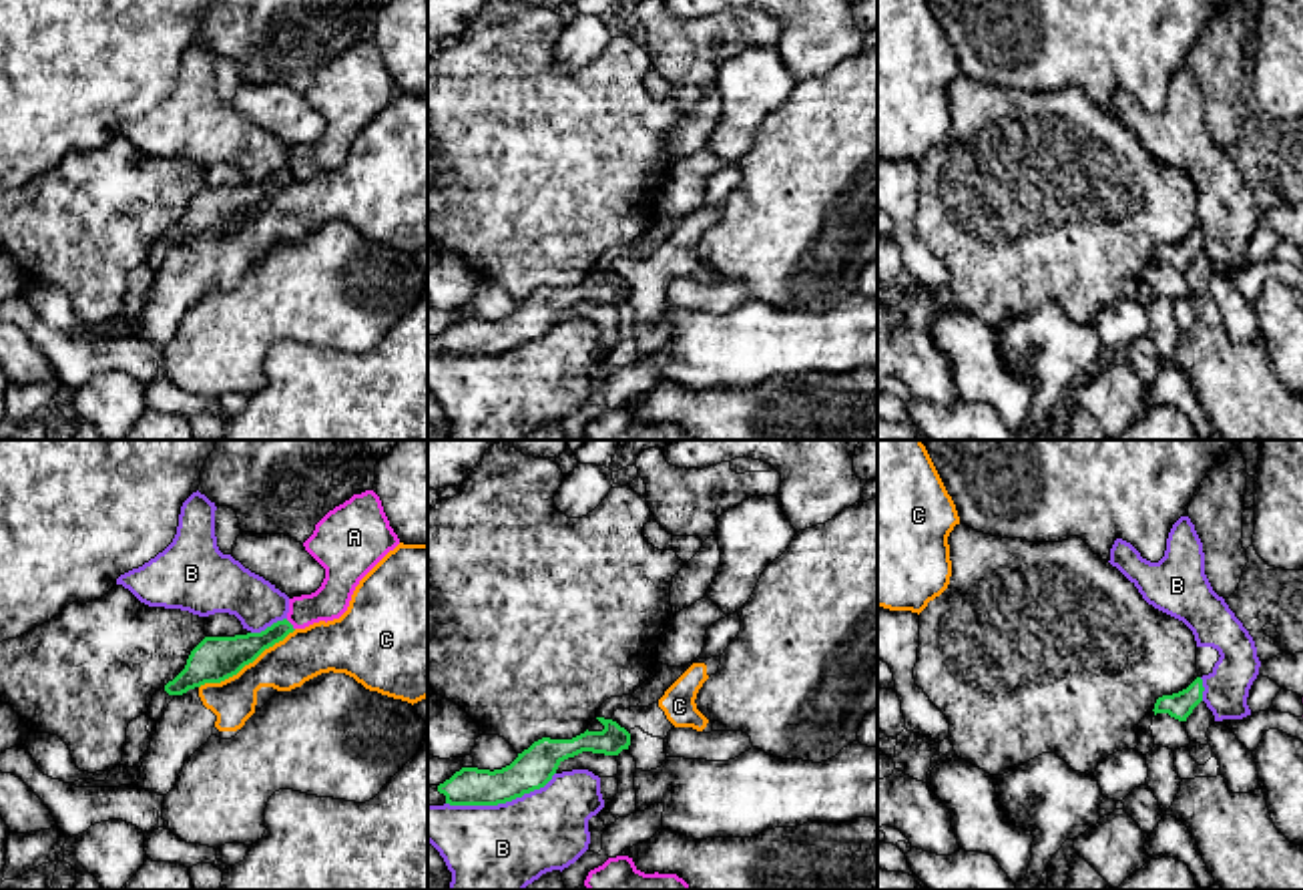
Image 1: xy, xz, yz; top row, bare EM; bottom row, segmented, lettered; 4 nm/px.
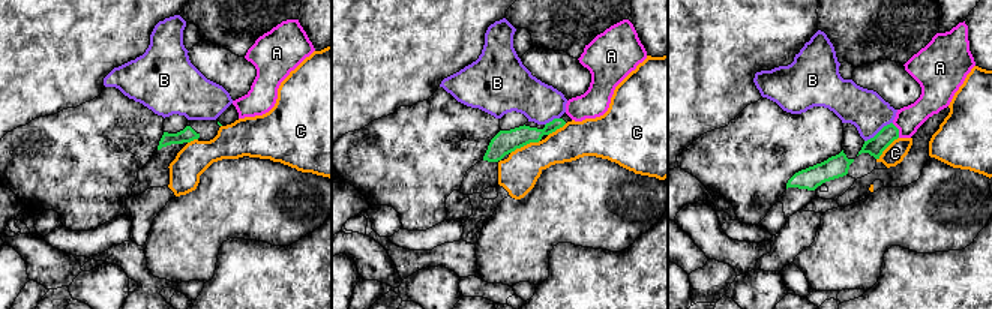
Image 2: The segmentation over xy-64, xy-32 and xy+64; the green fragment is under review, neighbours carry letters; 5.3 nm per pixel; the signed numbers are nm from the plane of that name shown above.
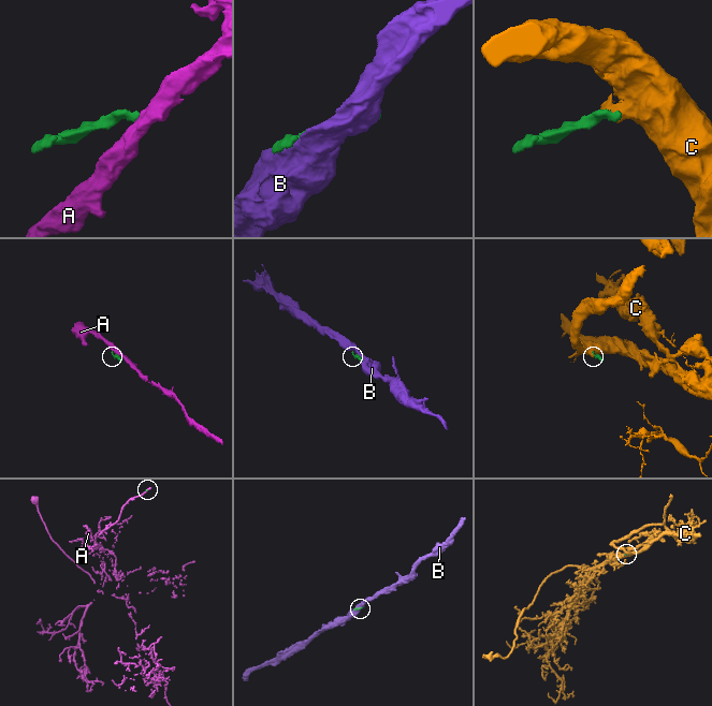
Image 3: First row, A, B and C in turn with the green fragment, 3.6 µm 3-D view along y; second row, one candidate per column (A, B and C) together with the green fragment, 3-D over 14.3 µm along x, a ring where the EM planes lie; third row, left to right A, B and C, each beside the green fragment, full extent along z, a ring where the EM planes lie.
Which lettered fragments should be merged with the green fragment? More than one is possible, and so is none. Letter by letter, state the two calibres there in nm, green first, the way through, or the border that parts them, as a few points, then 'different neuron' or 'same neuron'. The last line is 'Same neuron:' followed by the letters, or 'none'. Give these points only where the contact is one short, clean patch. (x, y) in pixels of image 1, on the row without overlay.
A: 130/150 nm | along xy (286, 169), (294, 179) | different neuron
B: 160/380 nm | different neuron
C: 180/200 nm | along xy (296, 179), (235, 224), (199, 238) | different neuron
Same neuron: none

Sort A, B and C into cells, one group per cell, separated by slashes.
A / B / C

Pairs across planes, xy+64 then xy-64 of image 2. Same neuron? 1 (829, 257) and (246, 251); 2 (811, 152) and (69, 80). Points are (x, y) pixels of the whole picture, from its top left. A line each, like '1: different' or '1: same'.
1: different
2: different

